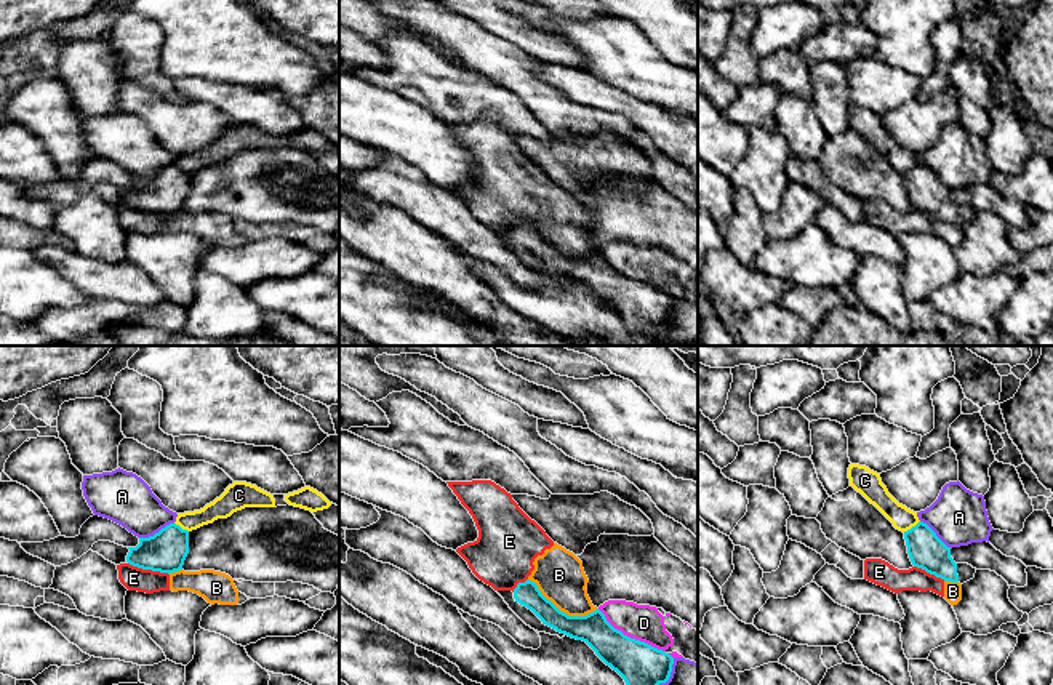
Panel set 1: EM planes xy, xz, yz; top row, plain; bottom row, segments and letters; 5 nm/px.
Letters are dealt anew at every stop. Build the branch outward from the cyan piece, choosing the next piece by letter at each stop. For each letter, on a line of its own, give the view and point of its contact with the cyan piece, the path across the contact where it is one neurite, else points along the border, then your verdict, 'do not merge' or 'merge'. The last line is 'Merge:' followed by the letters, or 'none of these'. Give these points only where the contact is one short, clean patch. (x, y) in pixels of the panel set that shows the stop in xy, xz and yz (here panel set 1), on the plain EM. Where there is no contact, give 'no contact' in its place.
A: xy (156, 175) | do not merge
B: xz (562, 253) | do not merge
C: yz (912, 168) | do not merge
D: xz (629, 279) | along xz (597, 250), (624, 276), (664, 293) | do not merge
E: xy (149, 210) | do not merge
Merge: none of these

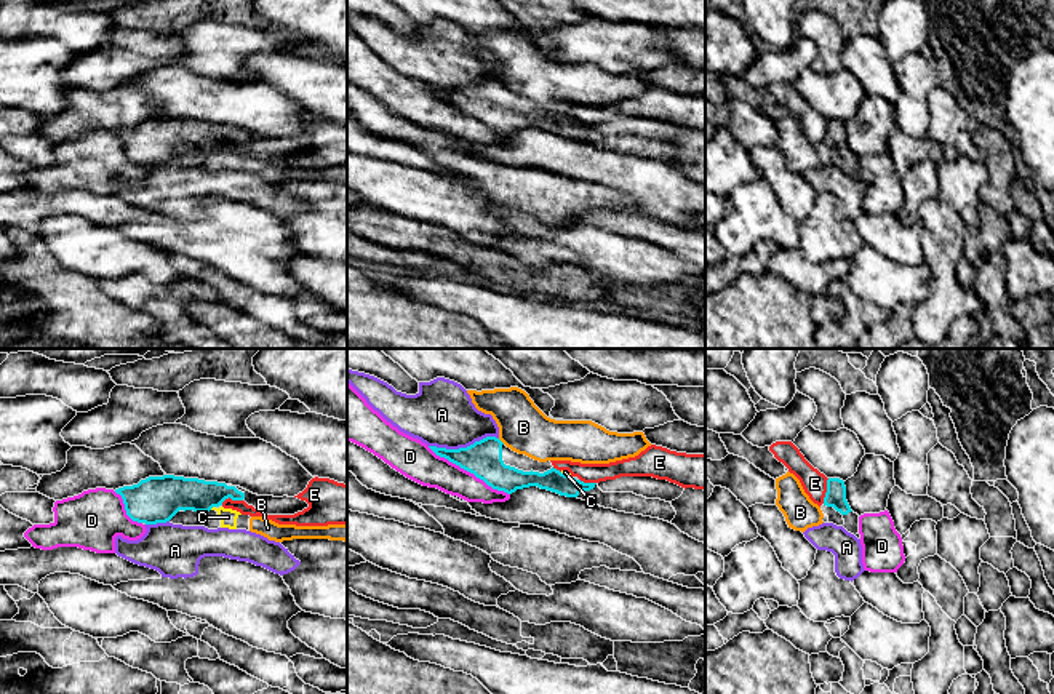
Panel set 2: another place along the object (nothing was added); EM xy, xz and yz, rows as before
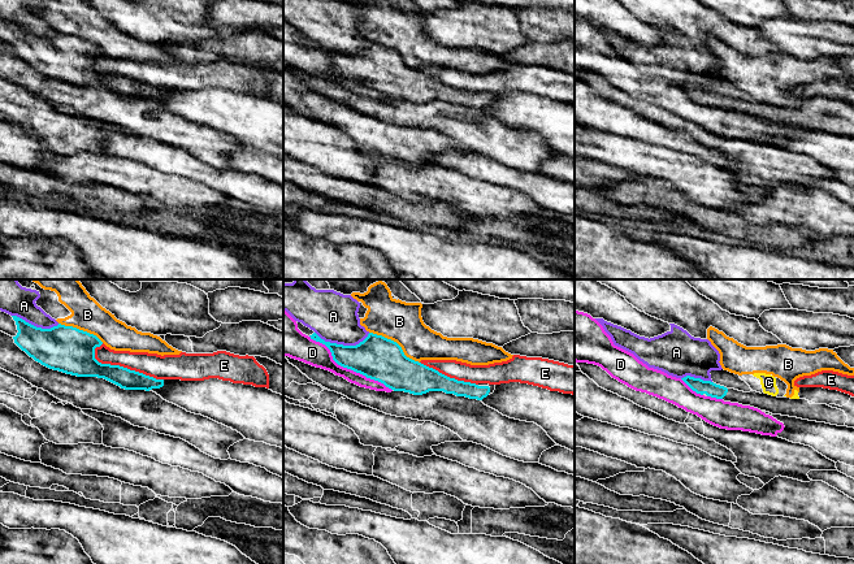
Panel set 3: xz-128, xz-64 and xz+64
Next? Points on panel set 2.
A: xz (463, 90) | do not merge
B: xz (499, 82) | do not merge
C: xy (211, 149) | along xy (215, 147), (210, 151) | do not merge
D: xz (469, 112) | do not merge
E: yz (827, 133) | do not merge
Merge: none of these

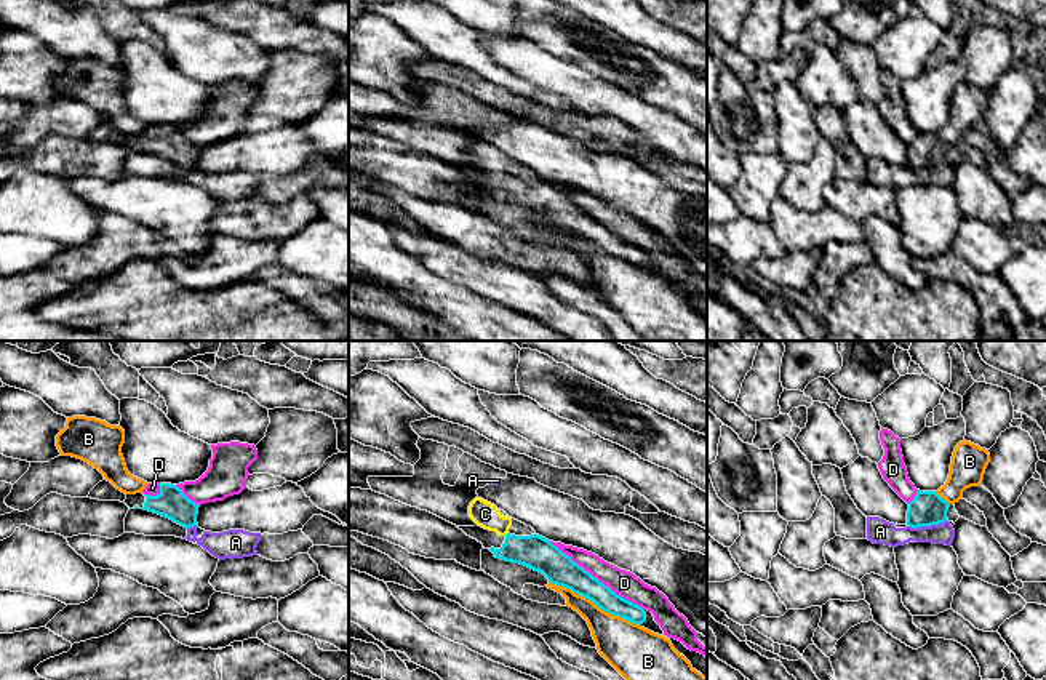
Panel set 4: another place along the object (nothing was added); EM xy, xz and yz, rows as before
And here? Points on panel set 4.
A: yz (928, 167) | do not merge
B: xz (595, 245) | do not merge
C: no contact | merge
D: xz (595, 220) | do not merge
Merge: C

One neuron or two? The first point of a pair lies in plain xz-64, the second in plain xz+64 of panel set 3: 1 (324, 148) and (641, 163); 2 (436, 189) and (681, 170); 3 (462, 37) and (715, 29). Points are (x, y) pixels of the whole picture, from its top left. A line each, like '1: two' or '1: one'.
1: one
2: two
3: two

